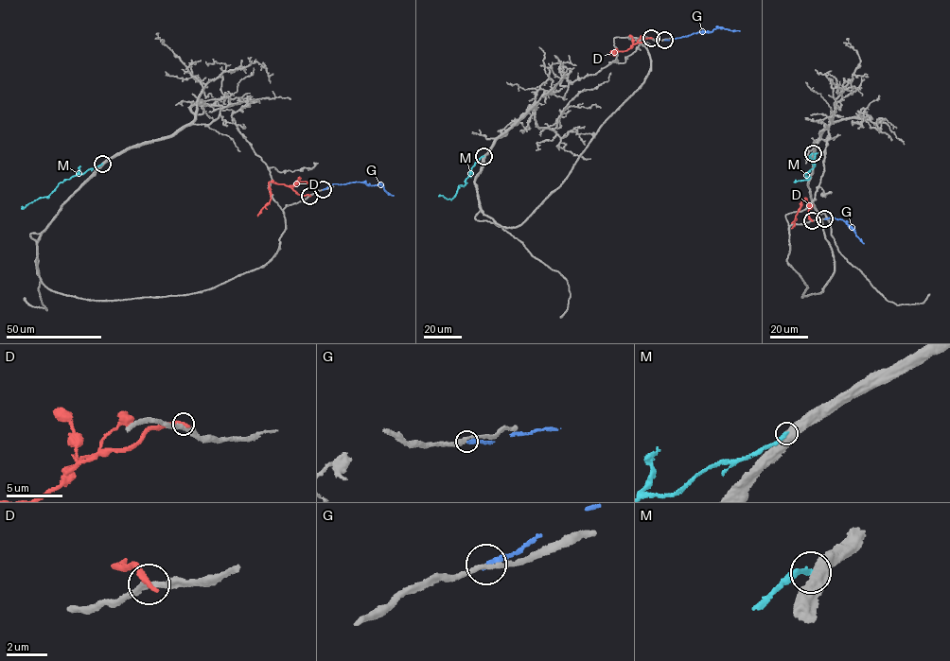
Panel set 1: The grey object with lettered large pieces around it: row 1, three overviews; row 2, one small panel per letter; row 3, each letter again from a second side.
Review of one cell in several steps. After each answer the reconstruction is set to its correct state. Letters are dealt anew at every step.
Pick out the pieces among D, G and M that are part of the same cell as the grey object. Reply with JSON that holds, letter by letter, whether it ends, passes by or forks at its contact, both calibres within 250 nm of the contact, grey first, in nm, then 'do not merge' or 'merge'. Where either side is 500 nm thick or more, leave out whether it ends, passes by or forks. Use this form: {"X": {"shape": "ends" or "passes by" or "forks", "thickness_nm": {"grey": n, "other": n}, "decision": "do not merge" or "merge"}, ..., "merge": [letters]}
{"D": {"shape": "ends", "thickness_nm": {"grey": 280, "other": 320}, "decision": "do not merge"}, "G": {"shape": "ends", "thickness_nm": {"grey": 240, "other": 240}, "decision": "do not merge"}, "M": {"thickness_nm": {"grey": 600, "other": 240}, "decision": "do not merge"}, "merge": []}

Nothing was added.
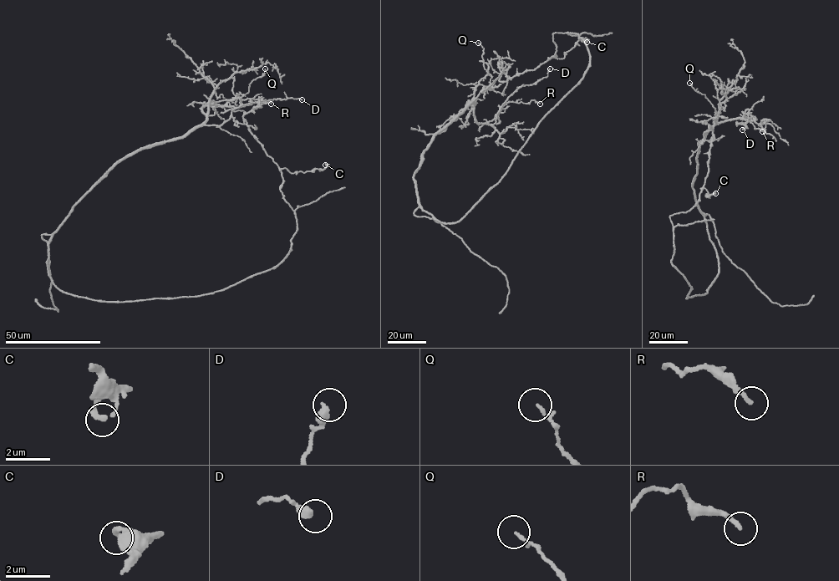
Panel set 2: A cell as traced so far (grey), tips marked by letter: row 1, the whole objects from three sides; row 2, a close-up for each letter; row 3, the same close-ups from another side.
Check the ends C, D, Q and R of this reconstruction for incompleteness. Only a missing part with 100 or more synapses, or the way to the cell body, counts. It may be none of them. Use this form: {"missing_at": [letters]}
{"missing_at": []}

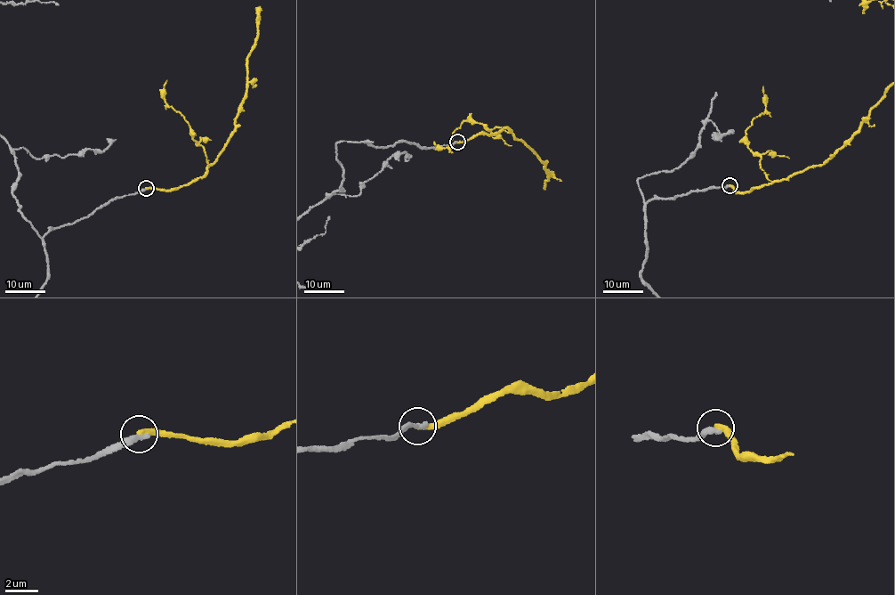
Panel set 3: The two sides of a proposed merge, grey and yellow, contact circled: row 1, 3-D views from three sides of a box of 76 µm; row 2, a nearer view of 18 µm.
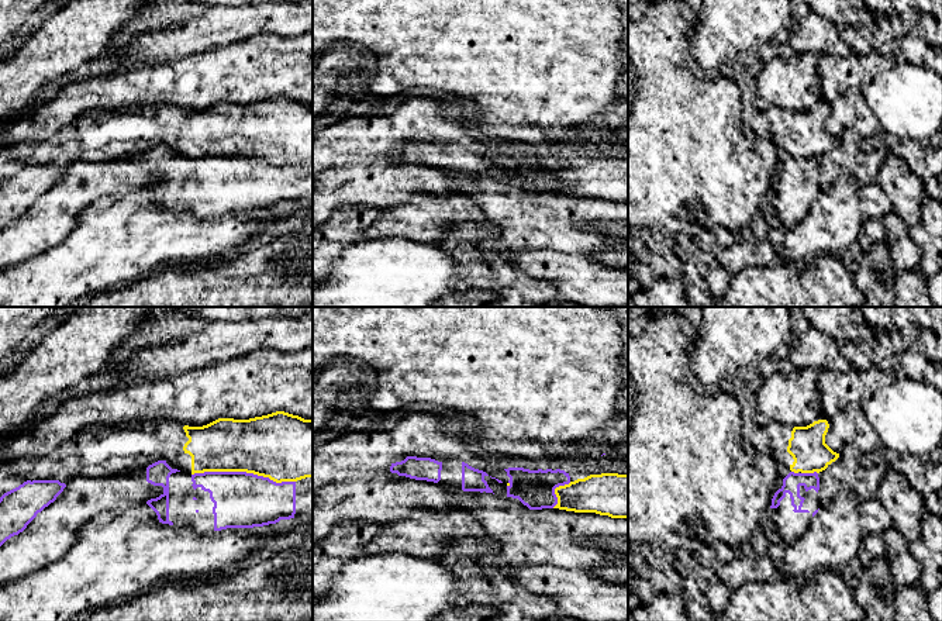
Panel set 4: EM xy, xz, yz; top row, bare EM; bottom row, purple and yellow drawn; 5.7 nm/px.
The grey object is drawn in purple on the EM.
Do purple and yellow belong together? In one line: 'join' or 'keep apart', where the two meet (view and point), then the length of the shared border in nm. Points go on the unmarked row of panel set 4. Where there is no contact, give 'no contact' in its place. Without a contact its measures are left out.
keep apart | xy (244, 157) | 600 nm

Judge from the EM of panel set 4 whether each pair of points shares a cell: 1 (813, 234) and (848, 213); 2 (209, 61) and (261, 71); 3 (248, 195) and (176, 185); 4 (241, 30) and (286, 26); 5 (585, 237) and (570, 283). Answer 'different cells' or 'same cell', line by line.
1: same cell
2: same cell
3: same cell
4: same cell
5: different cells

